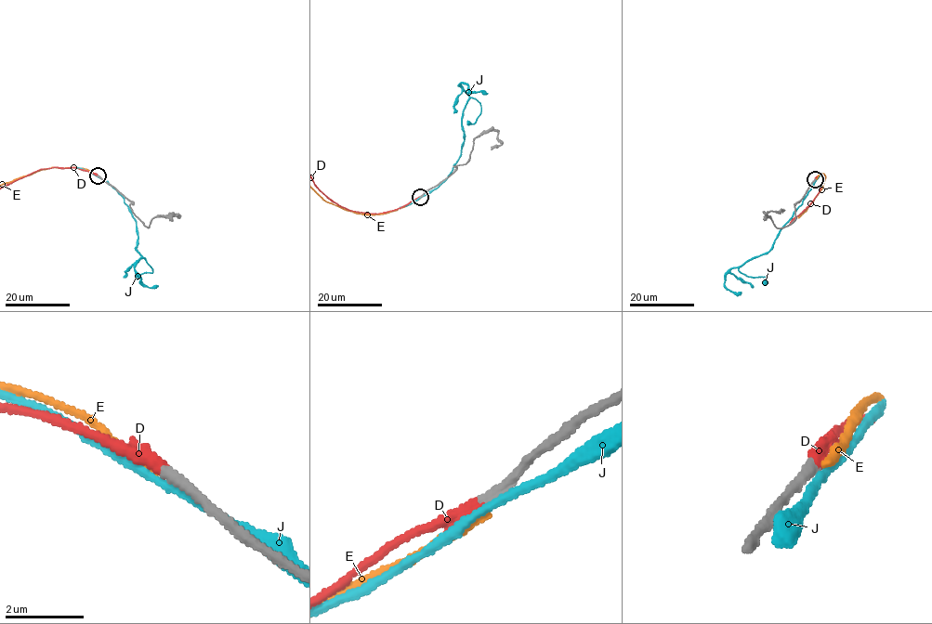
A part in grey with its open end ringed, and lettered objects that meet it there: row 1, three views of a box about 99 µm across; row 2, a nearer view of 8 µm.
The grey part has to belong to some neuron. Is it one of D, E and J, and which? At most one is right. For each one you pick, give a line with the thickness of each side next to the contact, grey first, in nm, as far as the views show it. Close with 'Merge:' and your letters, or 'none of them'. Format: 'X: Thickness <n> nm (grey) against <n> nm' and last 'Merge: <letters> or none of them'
D: Thickness 320 nm (grey) against 320 nm
Merge: D

